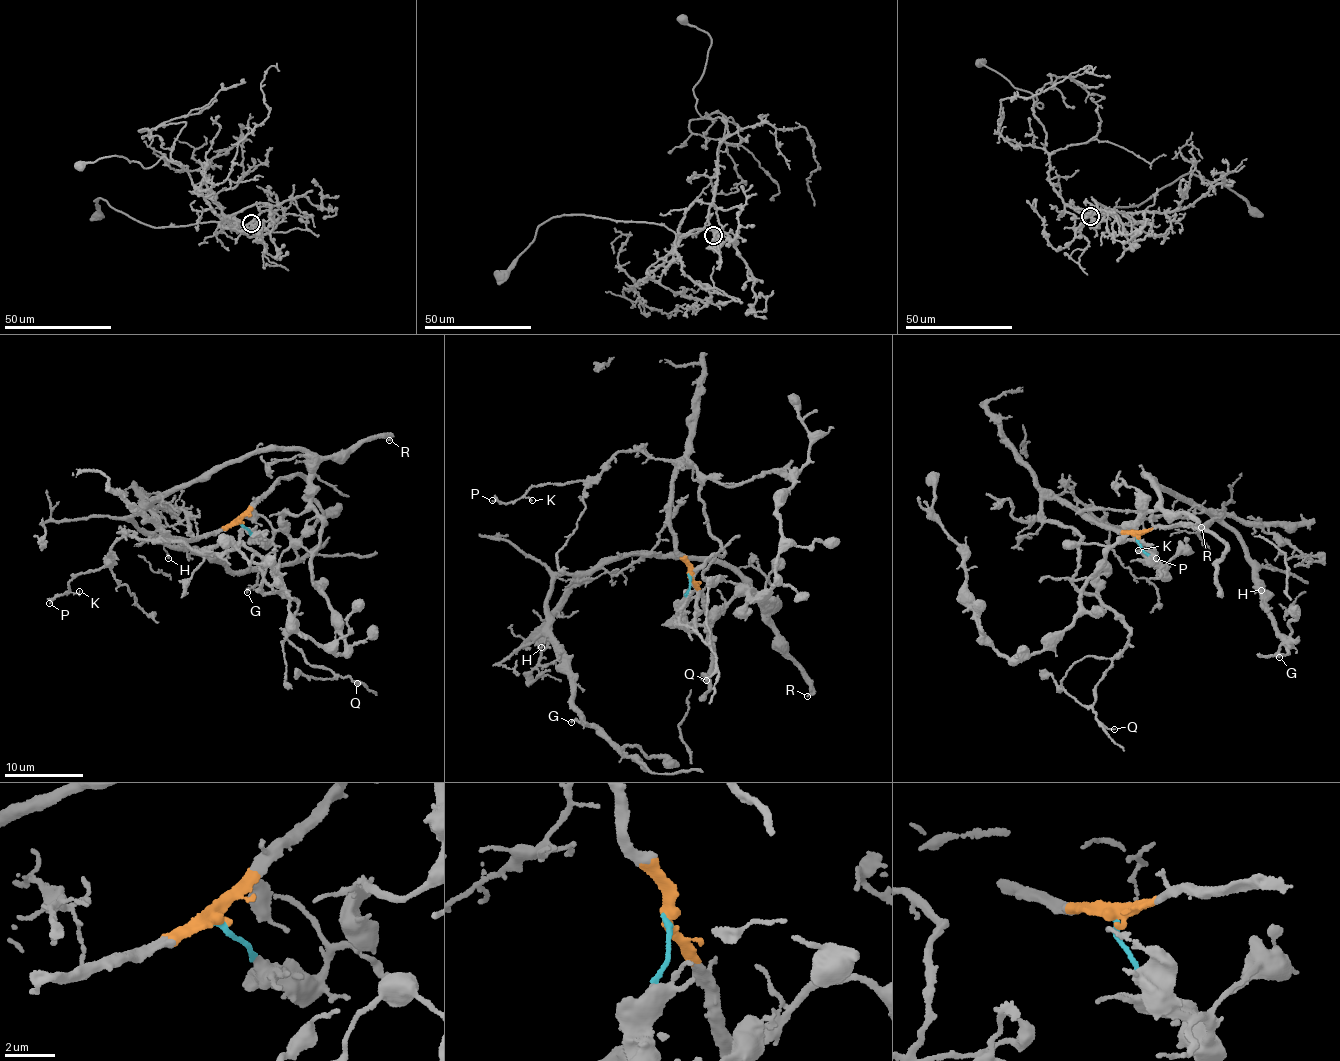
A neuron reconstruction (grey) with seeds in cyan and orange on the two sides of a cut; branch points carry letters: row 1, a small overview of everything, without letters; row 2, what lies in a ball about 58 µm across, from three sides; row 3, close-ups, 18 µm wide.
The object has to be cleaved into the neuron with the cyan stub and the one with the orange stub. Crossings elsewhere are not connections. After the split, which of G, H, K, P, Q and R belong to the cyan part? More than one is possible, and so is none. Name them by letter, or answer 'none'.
G, H, R

